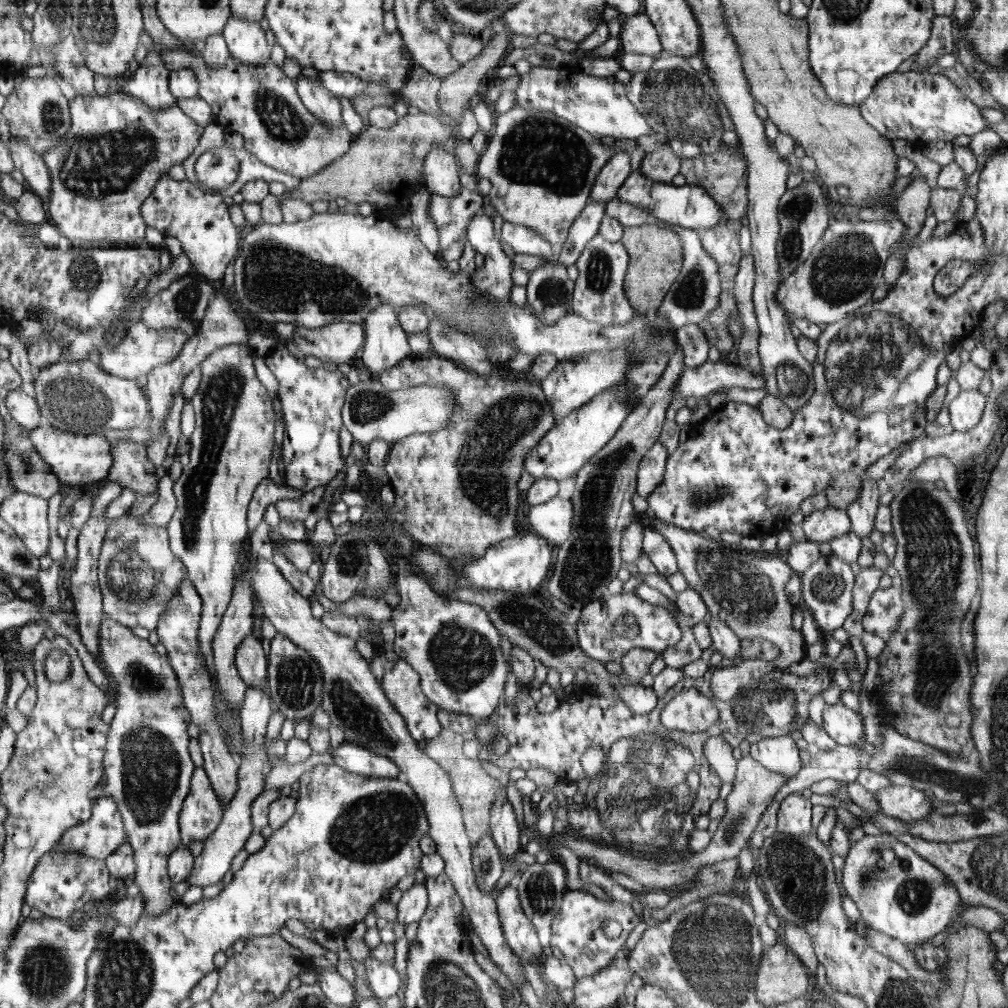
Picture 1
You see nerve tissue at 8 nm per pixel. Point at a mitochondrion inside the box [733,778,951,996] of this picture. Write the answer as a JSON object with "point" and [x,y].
{"point":[799,878]}

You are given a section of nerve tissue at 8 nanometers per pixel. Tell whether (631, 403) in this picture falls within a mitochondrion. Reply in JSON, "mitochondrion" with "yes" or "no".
{"mitochondrion":"no"}

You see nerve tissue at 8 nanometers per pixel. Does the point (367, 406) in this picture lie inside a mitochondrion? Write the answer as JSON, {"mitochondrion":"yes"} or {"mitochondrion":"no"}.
{"mitochondrion":"yes"}

